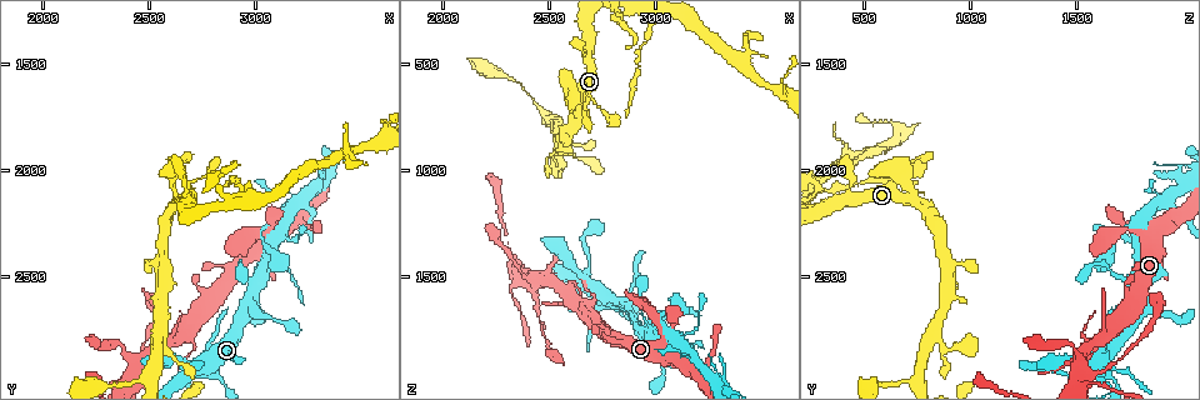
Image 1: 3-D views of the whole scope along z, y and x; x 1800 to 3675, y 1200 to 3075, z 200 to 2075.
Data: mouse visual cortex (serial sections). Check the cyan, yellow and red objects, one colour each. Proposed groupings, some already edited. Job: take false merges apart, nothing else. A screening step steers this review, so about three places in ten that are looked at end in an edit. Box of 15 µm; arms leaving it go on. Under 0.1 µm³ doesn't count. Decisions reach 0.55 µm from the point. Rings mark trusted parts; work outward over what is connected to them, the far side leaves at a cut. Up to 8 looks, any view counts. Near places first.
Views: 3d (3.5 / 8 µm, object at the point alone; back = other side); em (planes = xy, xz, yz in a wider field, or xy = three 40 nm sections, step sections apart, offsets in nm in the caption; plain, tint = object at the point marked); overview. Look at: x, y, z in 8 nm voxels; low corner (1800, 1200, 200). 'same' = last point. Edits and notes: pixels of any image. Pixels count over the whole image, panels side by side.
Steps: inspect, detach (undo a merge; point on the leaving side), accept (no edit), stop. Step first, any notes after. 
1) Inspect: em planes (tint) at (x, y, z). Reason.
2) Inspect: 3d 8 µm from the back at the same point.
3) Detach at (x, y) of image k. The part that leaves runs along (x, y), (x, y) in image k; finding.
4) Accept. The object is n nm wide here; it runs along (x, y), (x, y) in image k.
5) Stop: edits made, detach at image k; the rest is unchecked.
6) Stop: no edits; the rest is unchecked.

Inspect: 3d 8 µm from the back at (2450, 2930, 1610). Thick turns thin.

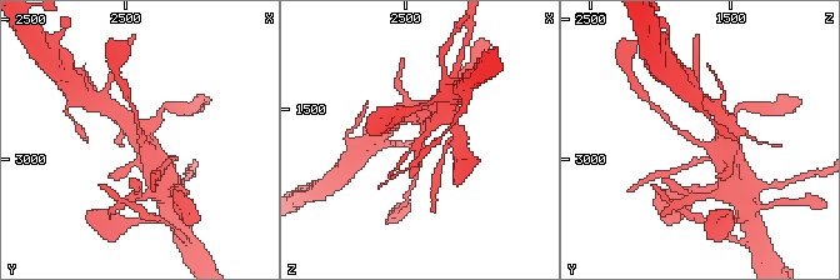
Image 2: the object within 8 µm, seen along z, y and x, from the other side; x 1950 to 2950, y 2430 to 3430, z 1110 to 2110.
Inspect: 3d 3.5 µm at (2450, 2950, 1630).

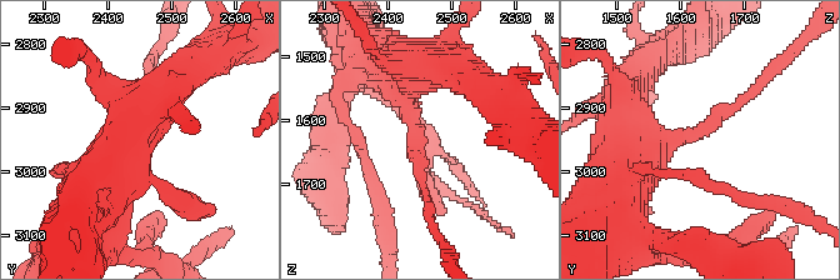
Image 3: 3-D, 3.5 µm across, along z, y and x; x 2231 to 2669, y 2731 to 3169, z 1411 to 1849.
Inspect: em xy step 5 (tint) at (2440, 2945, 1625). The arms are 150, 450 nm wide; need the tissue.

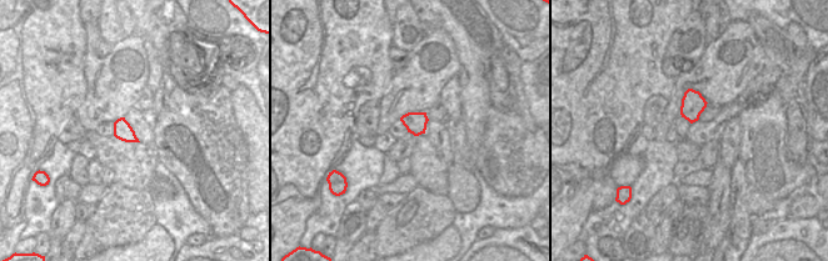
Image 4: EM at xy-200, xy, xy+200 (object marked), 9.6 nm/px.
Accept. It runs along (630, 111), (646, 139), (679, 139), (759, 85) in image 3; continuous, no second cell.

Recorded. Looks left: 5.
Inspect: 3d 3.5 µm from the back at (3040, 2340, 1820). Three-way junction.

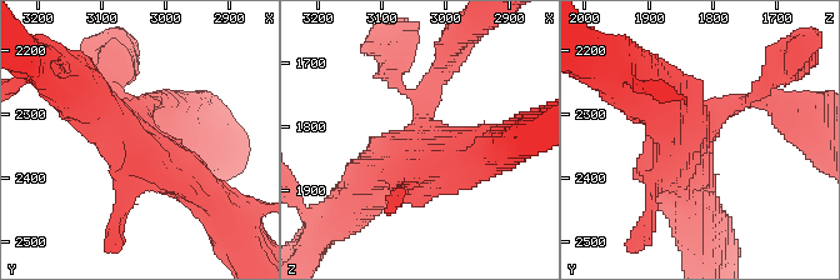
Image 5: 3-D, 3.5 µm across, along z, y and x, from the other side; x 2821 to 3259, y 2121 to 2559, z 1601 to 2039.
Inspect: em xy step 3 (tint) at (3035, 2345, 1830). Need the tissue.

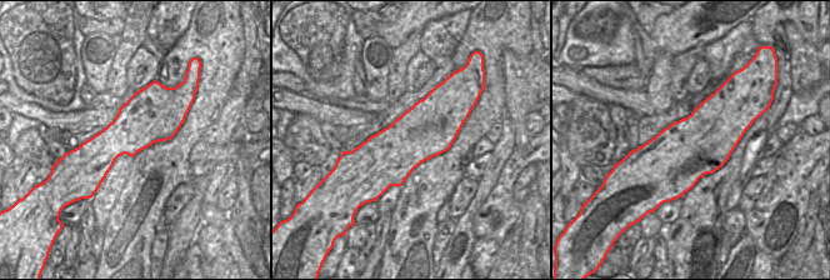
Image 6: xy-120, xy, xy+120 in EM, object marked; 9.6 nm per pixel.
Accept. The object is 550 nm wide here; it runs along (213, 206), (144, 156), (86, 99) in image 5; all the same cell.

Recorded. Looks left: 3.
Inspect: 3d 3.5 µm at (2650, 2150, 740). Narrows sharply.

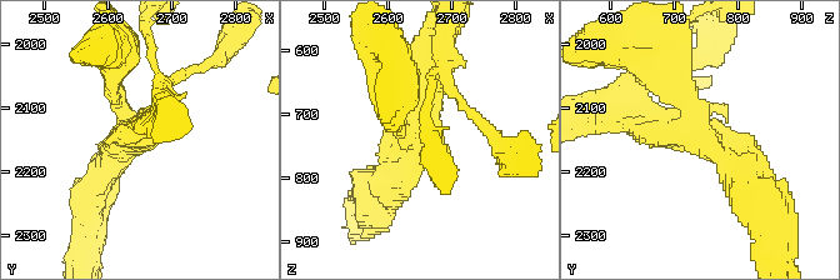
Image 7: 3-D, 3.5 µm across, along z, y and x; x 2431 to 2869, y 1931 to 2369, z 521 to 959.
Inspect: em xy step 3 (tint) at (2645, 2140, 730). Now the EM.

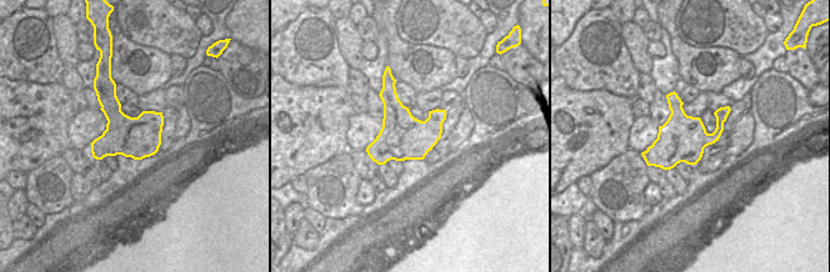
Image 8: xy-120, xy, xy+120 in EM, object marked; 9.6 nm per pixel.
Accept. It runs along (621, 118), (698, 136), (749, 186) in image 7; continuous, no second cell.

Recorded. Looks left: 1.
Stop: no edits; the rest is unchecked.

